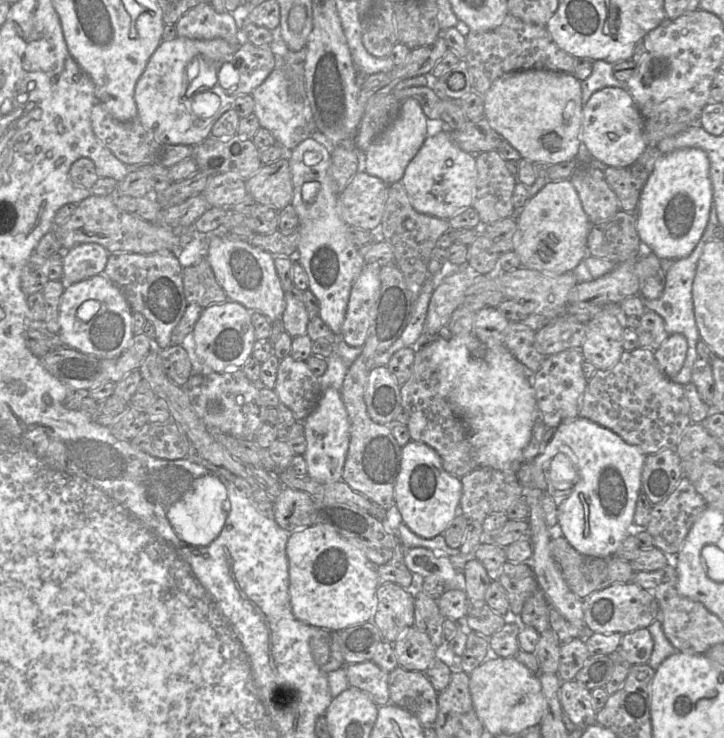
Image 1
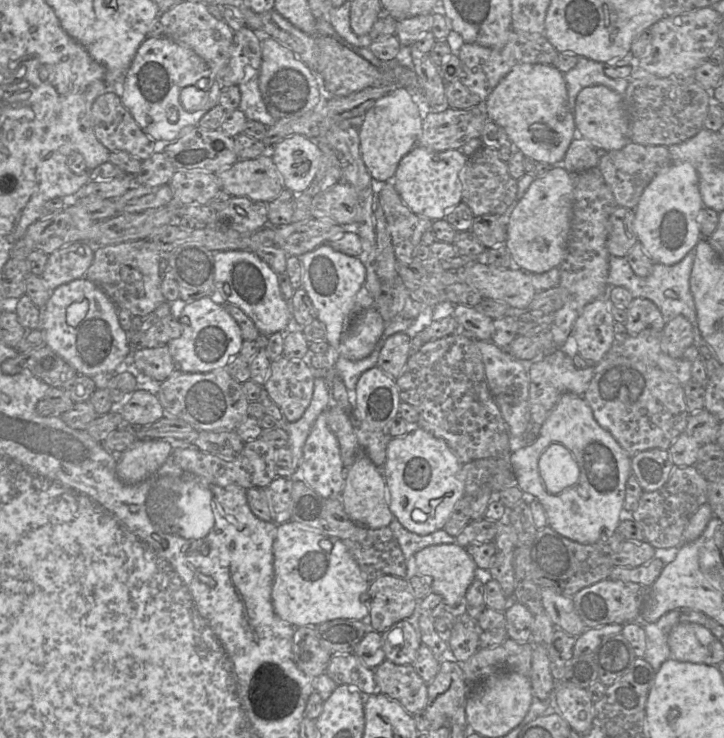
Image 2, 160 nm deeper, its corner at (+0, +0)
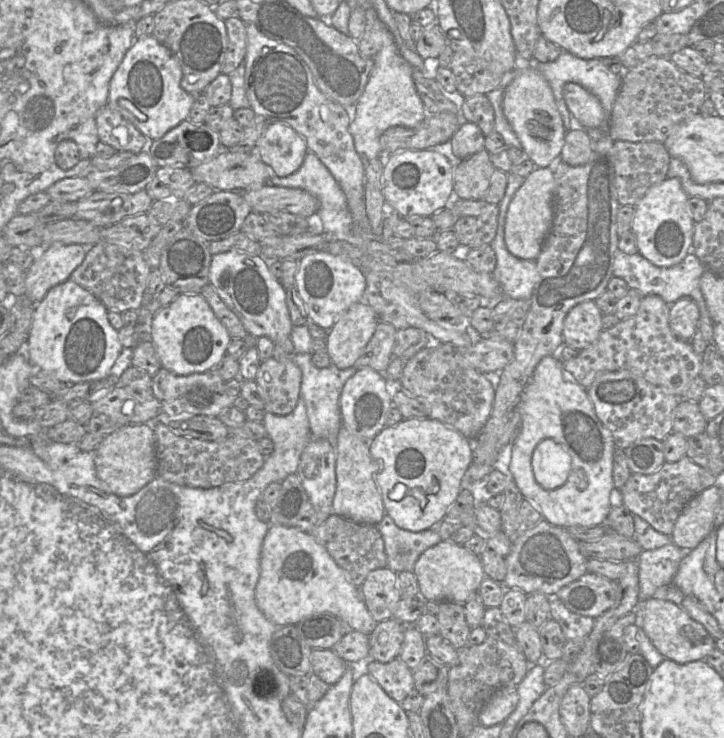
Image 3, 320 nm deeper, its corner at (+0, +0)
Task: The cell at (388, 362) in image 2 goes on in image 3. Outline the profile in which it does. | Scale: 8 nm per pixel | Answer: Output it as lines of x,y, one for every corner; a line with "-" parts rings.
379,321
376,329
353,366
370,367
384,373
391,359
397,329
389,323

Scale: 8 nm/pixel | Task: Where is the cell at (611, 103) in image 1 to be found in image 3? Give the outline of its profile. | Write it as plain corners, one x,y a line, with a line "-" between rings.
568,82
564,85
563,97
568,110
579,121
580,124
582,124
585,128
604,129
606,130
606,134
608,134
606,112
597,96
579,84

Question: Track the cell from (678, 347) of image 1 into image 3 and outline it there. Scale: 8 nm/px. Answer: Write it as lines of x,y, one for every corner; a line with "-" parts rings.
683,296
669,306
669,327
673,335
683,341
690,341
698,328
699,310
696,302

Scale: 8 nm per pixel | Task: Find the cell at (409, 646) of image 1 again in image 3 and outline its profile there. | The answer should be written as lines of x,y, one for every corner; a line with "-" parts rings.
394,617
377,622
369,634
369,657
386,663
399,657
404,640
404,628

